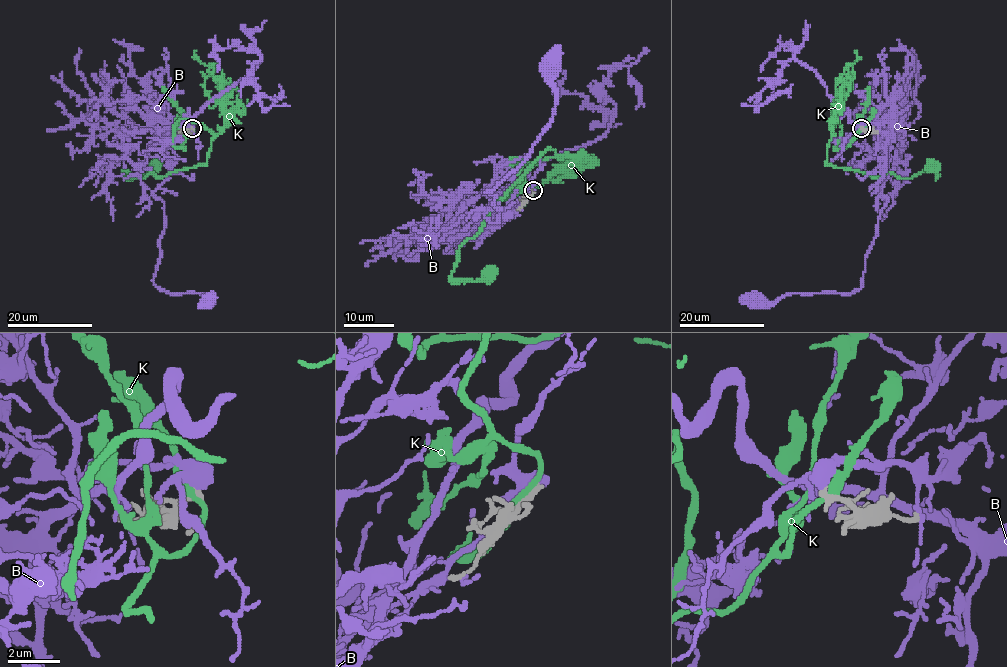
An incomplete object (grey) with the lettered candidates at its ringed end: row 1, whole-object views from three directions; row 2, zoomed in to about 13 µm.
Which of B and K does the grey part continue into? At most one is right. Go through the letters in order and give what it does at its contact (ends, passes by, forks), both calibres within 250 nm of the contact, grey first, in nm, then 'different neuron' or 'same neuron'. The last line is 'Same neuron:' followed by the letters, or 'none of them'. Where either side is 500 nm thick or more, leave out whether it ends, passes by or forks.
B: it passes by; 280 nm thick on the grey side, 480 nm on the other; different neuron
K: it passes by; 280 nm thick on the grey side, 280 nm on the other; different neuron
Same neuron: none of them

